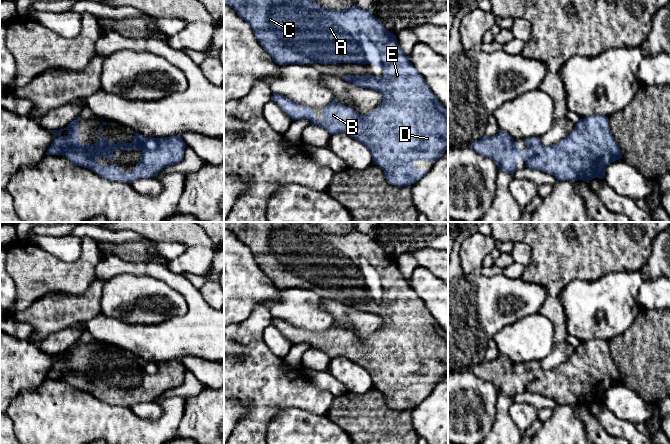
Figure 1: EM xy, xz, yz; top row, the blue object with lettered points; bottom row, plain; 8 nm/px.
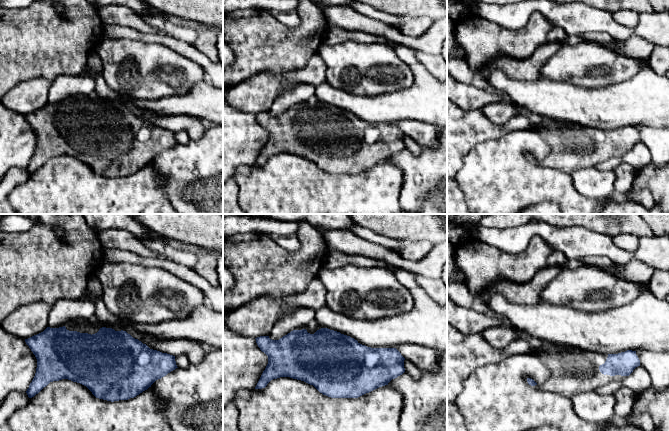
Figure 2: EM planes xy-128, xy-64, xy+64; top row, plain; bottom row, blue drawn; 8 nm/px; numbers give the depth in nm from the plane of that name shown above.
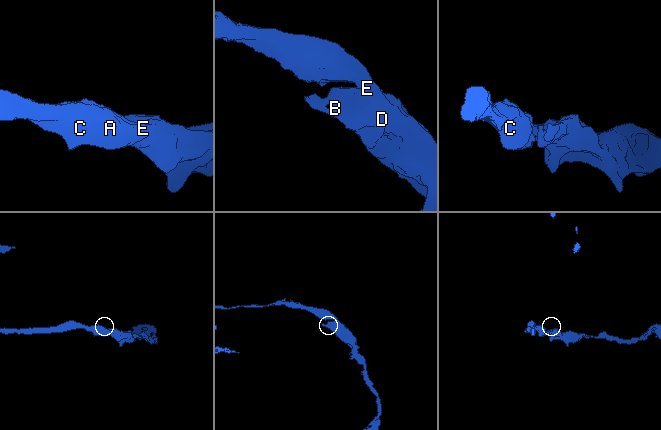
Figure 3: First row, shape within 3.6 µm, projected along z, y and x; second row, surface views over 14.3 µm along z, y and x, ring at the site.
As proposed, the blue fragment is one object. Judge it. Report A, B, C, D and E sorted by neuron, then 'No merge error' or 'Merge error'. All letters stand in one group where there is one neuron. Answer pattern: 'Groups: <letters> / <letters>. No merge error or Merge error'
Groups: A B C D E. No merge error

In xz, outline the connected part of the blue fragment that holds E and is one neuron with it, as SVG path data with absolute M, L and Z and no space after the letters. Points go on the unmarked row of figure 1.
M224 222L224 230L233 232L237 239L251 250L257 265L279 289L357 287L373 288L384 295L383 301L372 299L342 301L358 311L369 312L382 318L381 328L364 340L352 332L339 328L335 321L329 329L323 331L322 344L316 342L313 332L299 329L282 318L273 317L272 324L294 345L309 343L312 349L324 352L331 359L344 357L361 366L370 375L373 388L384 394L389 408L398 411L415 408L429 394L416 394L413 391L414 386L416 384L436 386L448 374L448 332L439 325L427 310L423 300L411 289L398 268L396 259L389 256L381 245L372 239L371 234L359 232L357 229L346 234L326 233L307 222Z

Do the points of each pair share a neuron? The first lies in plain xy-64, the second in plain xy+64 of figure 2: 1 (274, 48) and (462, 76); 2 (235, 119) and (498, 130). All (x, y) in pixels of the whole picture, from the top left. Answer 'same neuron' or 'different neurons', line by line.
1: different neurons
2: same neuron

